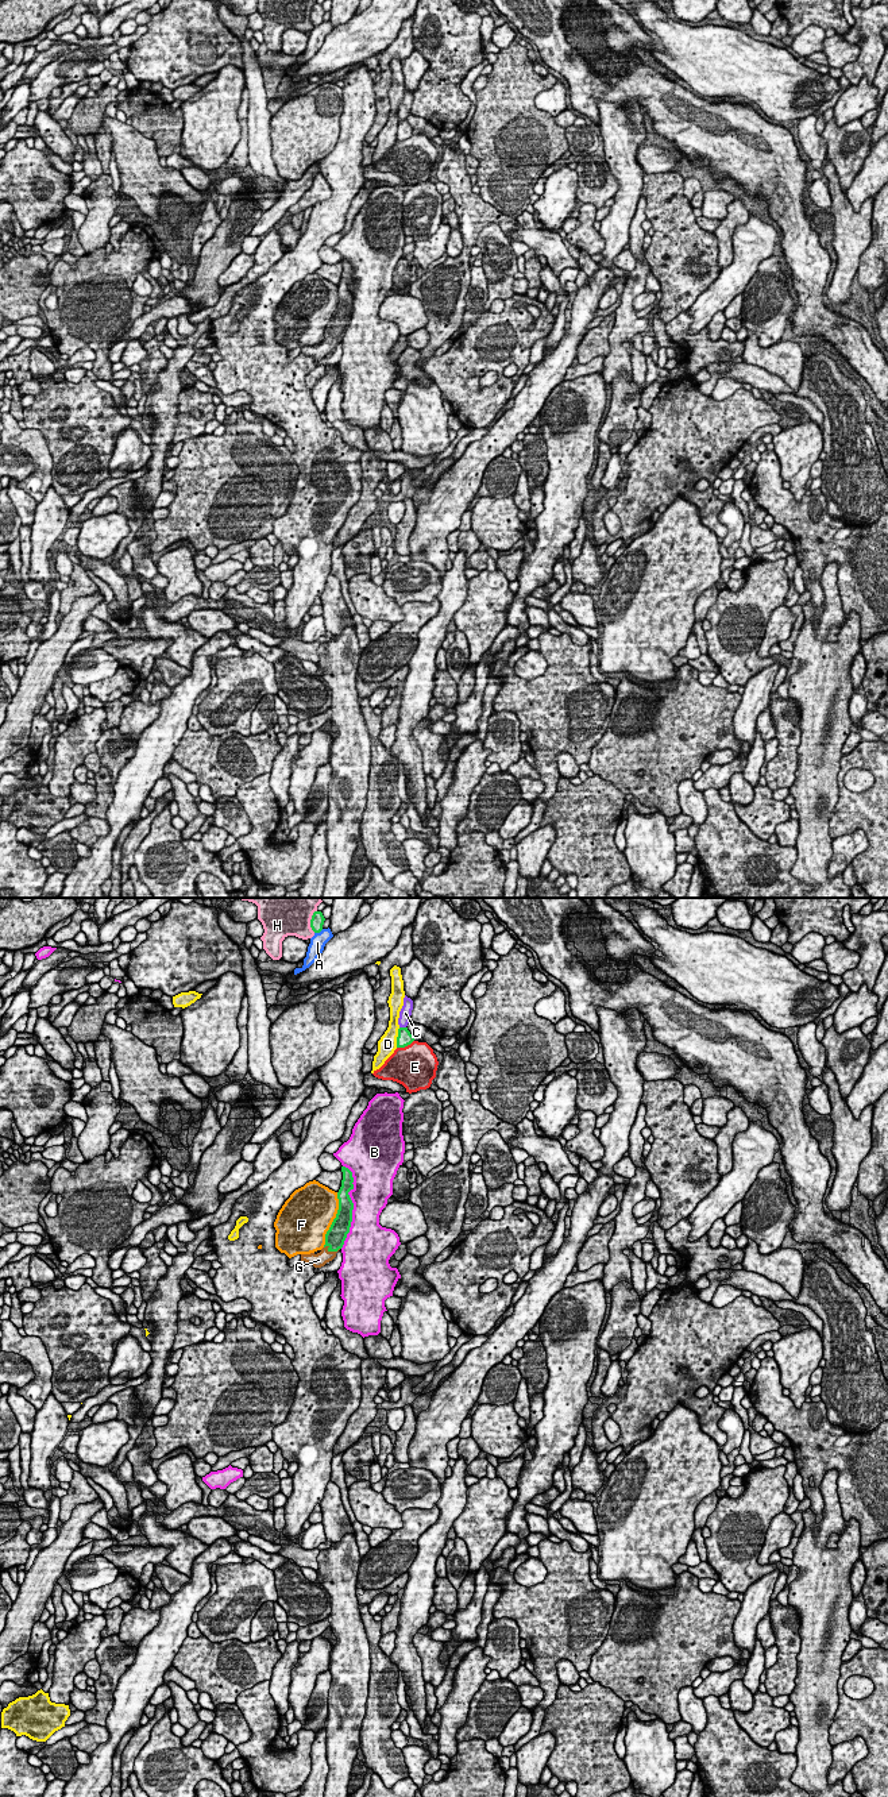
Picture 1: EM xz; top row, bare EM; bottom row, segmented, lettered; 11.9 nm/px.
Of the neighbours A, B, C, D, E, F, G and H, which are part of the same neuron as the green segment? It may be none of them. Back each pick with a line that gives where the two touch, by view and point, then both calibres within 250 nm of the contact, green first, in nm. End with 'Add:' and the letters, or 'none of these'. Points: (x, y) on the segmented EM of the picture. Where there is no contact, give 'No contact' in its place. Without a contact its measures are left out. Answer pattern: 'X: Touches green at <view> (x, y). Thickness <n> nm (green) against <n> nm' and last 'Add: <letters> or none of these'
G: Touches green at xz (332, 1250). Thickness 240 nm (green) against 170 nm
Add: G

